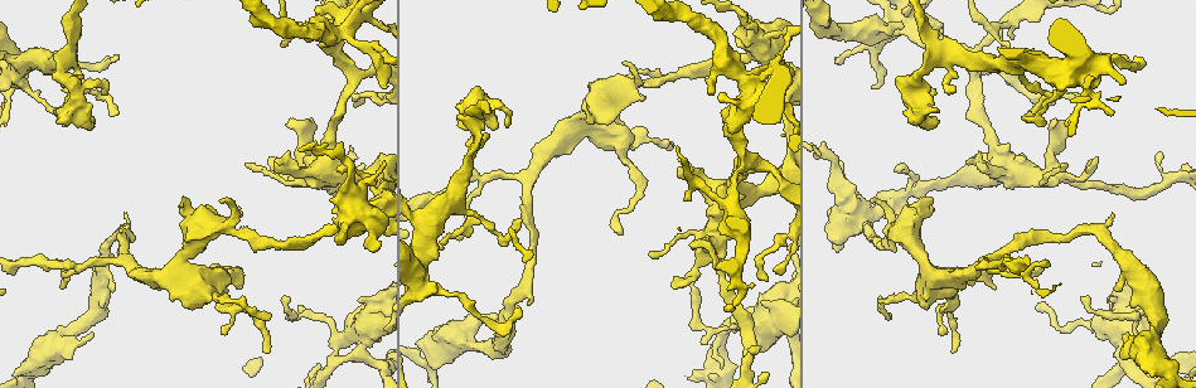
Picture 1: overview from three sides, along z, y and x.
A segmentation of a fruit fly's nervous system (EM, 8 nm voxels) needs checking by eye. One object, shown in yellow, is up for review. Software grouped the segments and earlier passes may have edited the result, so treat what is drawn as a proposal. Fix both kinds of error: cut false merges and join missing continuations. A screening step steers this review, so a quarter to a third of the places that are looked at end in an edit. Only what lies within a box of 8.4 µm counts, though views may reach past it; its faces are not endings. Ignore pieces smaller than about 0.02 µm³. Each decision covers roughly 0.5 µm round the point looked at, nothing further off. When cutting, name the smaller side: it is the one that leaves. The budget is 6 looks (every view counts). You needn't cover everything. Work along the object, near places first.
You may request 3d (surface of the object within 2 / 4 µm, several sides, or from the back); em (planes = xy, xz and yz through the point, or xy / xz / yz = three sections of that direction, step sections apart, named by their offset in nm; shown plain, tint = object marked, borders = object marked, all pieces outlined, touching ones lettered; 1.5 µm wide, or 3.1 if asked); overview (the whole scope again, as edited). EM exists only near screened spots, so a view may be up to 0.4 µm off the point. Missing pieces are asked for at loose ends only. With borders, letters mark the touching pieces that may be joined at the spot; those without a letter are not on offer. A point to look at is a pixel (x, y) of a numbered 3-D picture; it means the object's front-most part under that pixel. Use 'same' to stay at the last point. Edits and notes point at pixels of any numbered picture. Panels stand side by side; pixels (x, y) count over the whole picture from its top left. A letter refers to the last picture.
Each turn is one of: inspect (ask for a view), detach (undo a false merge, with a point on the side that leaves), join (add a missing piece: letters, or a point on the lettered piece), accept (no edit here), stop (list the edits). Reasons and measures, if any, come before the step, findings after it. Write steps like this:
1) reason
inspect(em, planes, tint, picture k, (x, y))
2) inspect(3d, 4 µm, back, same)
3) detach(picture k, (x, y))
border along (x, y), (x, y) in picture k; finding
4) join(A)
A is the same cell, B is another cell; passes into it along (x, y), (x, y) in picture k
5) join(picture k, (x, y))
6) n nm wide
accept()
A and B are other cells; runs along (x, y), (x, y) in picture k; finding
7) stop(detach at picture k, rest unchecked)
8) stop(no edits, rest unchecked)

thin end
inspect(em, planes, plain, picture 1, (1009, 47))

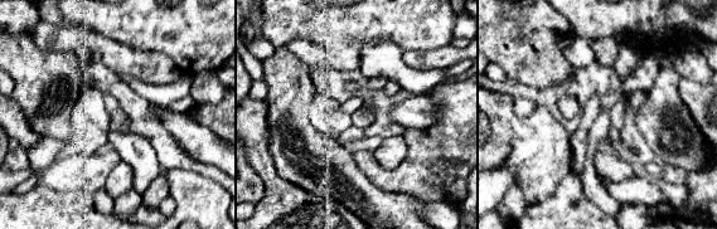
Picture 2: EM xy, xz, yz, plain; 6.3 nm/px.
inspect(em, planes, borders, same)

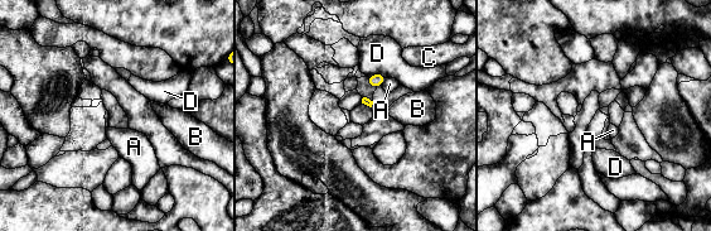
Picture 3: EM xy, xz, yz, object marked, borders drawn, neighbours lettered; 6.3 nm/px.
accept()
A, B, C and D are other cells; border along (387, 77), (382, 85) in picture 3; none of them fits

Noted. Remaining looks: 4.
calibre changes
inspect(3d, 4 µm, back, picture 1, (733, 323))

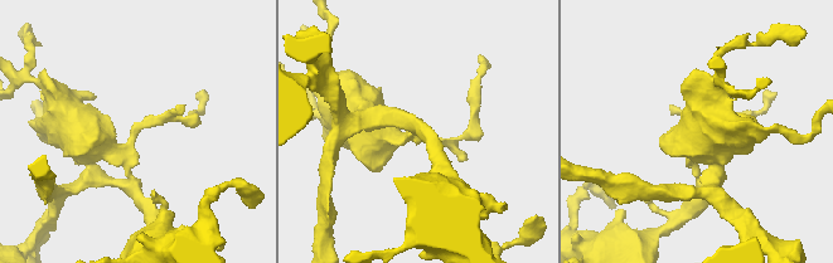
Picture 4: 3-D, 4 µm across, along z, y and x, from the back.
inspect(em, planes, tint, picture 4, (414, 136))

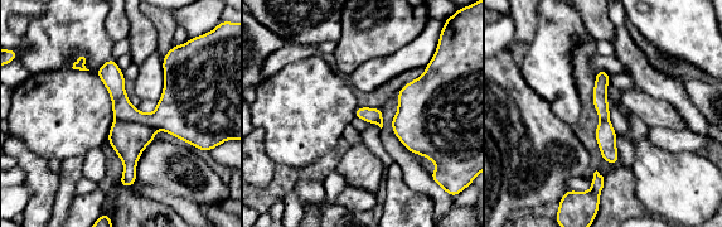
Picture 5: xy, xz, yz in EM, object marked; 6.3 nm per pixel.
see the neighbours
inspect(em, planes, borders, same)

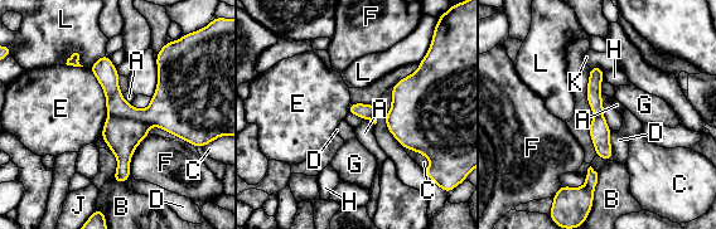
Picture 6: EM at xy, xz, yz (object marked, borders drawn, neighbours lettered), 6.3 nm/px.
accept()
A, B, C, D, E, F, G, H, J, K and L are other cells; border along (398, 142), (430, 160) in picture 6; one neuron here

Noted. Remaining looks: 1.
stop(no edits, rest unchecked)

